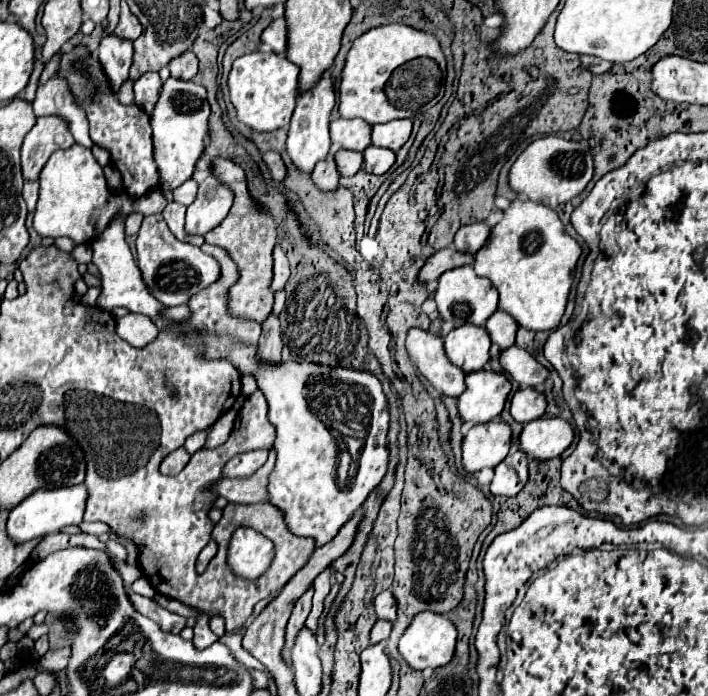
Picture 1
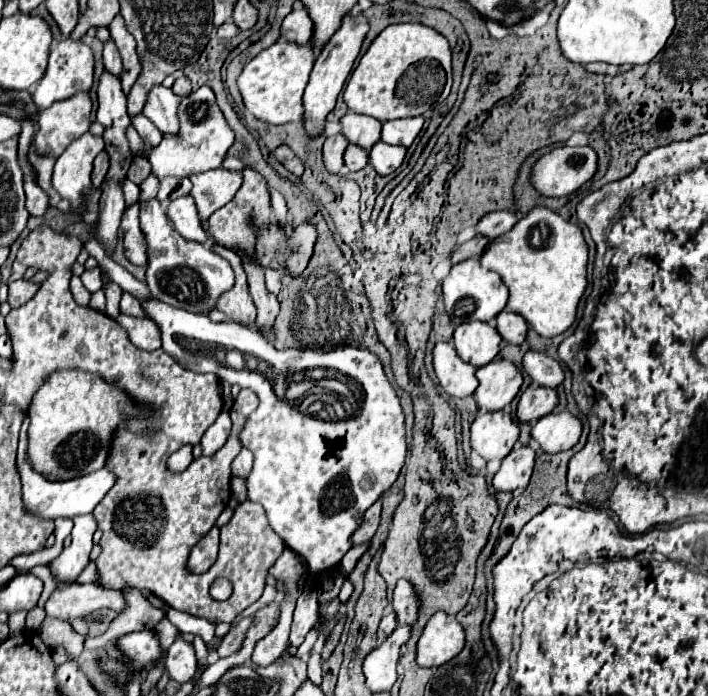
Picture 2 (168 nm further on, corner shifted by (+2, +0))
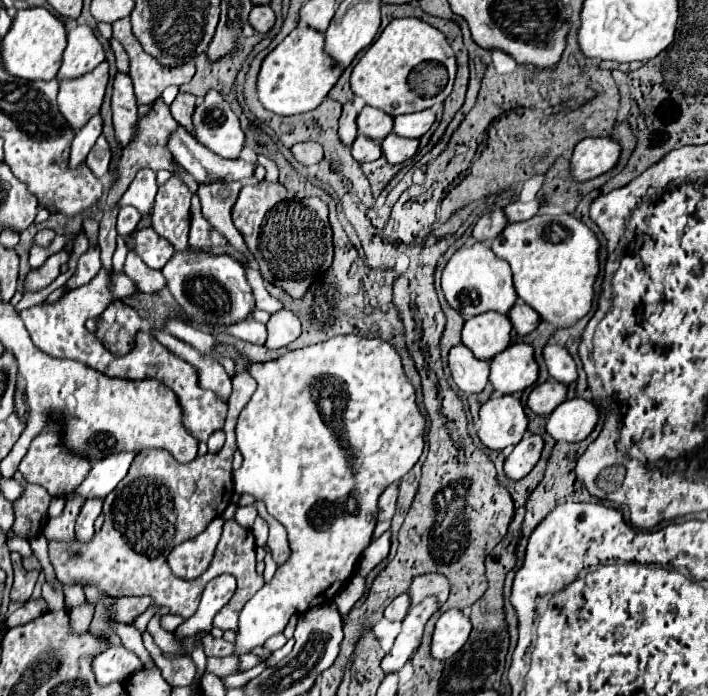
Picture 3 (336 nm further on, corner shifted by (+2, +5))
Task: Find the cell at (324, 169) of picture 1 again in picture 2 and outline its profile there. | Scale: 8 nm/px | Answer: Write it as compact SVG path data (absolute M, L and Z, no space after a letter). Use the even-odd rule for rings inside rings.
M336 133L336 135L330 135L324 143L324 159L326 159L326 167L332 171L332 173L340 173L342 165L344 165L344 151L348 147L348 139L342 137L342 133Z

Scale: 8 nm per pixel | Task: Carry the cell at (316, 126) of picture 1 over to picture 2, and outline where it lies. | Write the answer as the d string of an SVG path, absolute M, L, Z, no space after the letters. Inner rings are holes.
M354 7L354 11L350 11L344 19L342 19L342 25L338 27L338 31L328 39L328 43L322 47L322 53L320 57L316 59L314 63L314 69L310 73L310 81L308 81L308 87L304 91L304 107L306 107L306 113L304 113L304 121L306 121L306 131L314 137L322 131L324 127L324 121L326 121L326 115L334 109L336 105L336 97L338 93L342 91L344 87L344 81L346 77L350 75L352 67L354 67L354 61L360 53L360 47L370 31L370 25L368 25L368 19L362 15L362 11Z

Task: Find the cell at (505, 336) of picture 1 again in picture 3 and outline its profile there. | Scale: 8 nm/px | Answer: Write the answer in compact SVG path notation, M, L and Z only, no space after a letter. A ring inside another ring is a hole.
M520 300L512 306L512 310L508 312L508 318L510 318L514 330L516 330L520 336L530 334L530 332L540 324L538 312L534 312L528 304L524 304L524 302L520 302Z

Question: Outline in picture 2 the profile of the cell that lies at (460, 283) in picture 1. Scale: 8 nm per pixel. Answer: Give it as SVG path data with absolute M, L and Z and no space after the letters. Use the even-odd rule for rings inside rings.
M466 259L456 263L448 277L442 281L442 293L446 303L446 313L450 315L454 325L470 323L470 321L492 321L508 301L508 287L504 285L502 277L494 271L484 269L478 259Z

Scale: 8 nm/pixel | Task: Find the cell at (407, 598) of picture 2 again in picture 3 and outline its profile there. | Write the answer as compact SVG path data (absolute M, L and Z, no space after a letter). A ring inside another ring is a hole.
M442 574L414 576L414 580L410 582L410 588L408 588L410 606L420 604L428 596L434 596L438 600L438 604L444 604L448 598L448 590L450 590L450 584Z

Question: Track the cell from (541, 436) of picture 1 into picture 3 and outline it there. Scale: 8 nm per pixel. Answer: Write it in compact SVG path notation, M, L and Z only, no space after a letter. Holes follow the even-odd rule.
M570 398L562 402L546 422L546 432L556 442L580 442L598 422L598 410L592 402L582 398Z

